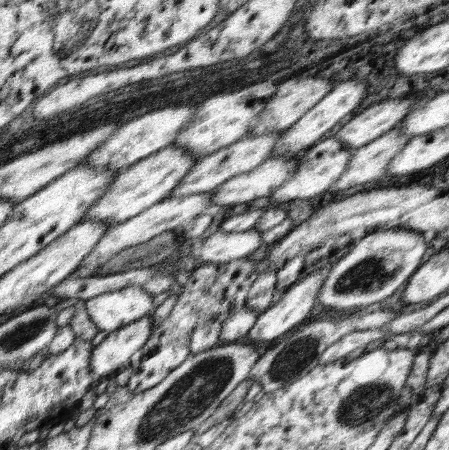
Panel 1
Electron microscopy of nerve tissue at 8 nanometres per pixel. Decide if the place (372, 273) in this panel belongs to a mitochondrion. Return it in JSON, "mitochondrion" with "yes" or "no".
{"mitochondrion":"yes"}

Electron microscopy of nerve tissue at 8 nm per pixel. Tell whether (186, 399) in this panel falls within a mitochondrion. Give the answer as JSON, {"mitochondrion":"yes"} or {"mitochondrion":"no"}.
{"mitochondrion":"yes"}

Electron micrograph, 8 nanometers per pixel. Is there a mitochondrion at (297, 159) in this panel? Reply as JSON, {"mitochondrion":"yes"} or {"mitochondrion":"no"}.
{"mitochondrion":"no"}

